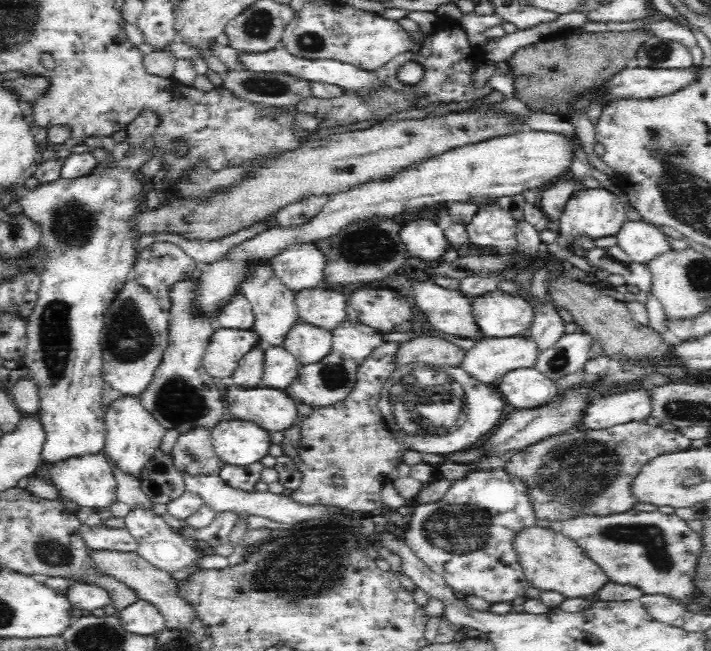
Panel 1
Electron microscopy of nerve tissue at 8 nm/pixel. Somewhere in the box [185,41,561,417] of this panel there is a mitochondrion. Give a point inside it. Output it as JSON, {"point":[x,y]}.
{"point":[356,241]}

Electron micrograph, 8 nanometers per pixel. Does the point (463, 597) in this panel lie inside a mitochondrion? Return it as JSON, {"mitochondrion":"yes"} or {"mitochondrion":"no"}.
{"mitochondrion":"no"}

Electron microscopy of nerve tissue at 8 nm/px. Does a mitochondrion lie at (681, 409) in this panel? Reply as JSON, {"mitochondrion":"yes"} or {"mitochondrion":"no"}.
{"mitochondrion":"yes"}

